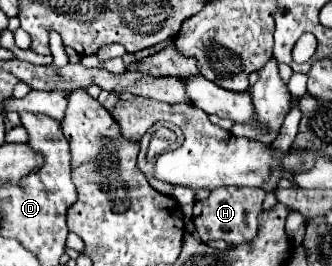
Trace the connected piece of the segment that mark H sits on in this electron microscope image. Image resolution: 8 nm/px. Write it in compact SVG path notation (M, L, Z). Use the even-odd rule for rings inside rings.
M217 187L209 197L193 209L193 223L203 243L223 239L231 245L251 243L257 237L257 217L263 211L263 199L267 191L261 187Z

